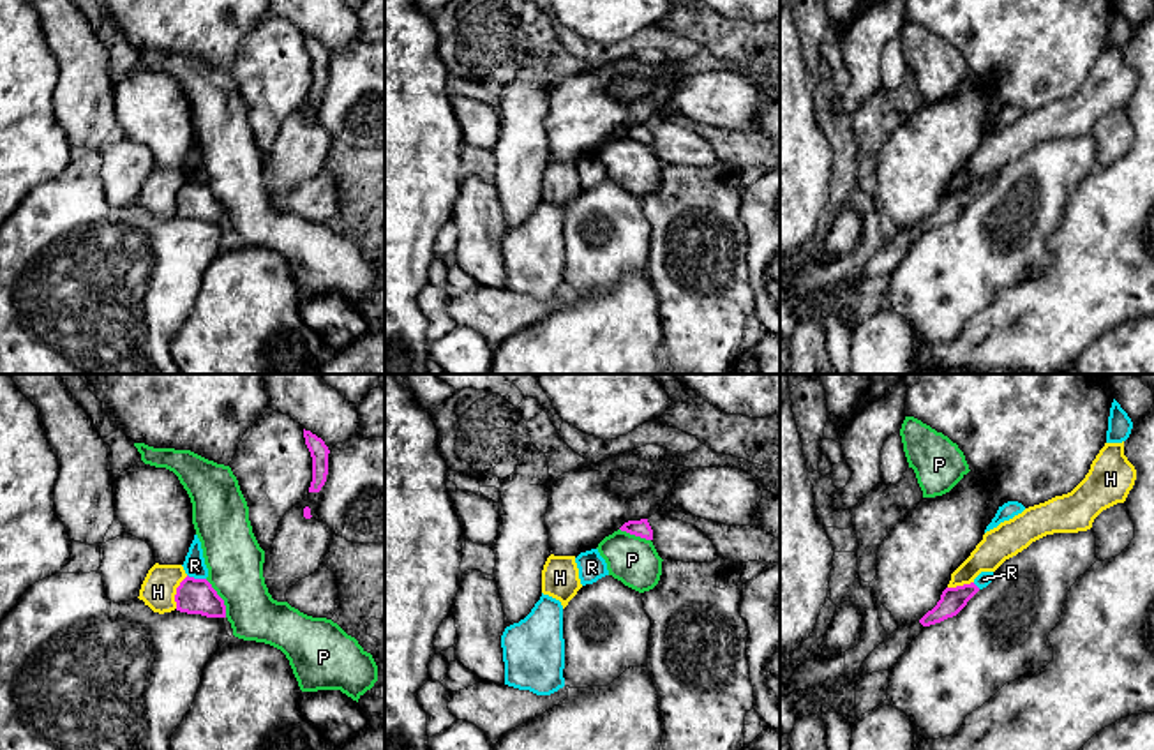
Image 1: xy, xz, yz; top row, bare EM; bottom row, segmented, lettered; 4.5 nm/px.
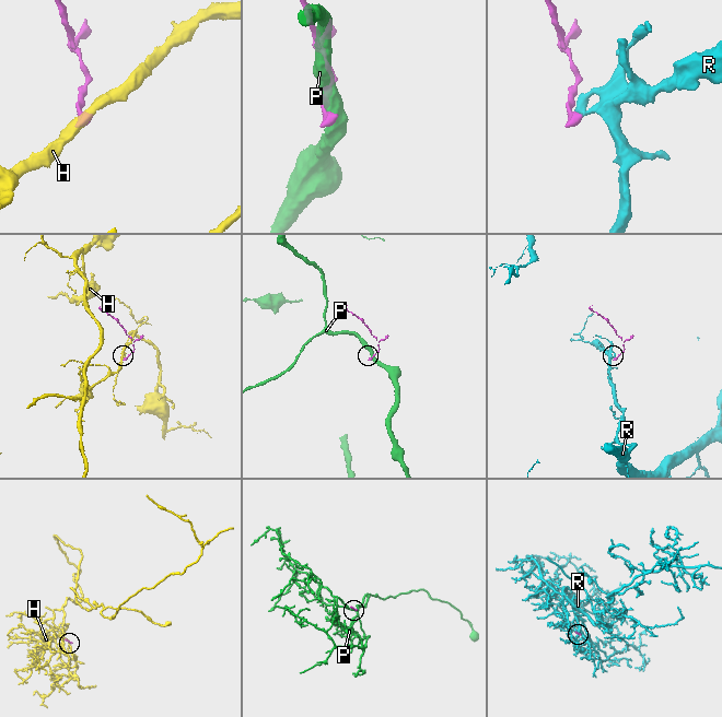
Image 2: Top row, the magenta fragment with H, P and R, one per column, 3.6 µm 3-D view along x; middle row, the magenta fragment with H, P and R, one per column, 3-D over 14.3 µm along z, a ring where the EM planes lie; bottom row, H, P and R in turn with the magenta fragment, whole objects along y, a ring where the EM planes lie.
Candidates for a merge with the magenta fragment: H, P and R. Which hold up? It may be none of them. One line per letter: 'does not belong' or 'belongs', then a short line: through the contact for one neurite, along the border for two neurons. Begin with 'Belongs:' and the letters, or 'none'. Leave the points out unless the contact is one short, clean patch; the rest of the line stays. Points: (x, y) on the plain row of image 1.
Belongs: R
H: does not belong; line xy (187, 180), (177, 193), (175, 212)
P: does not belong; line xy (205, 184), (223, 205), (226, 221)
R: belongs; line xy (193, 200), (196, 184), (194, 170)

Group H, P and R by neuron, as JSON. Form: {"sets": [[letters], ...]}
{"sets": [["H"], ["P"], ["R"]]}

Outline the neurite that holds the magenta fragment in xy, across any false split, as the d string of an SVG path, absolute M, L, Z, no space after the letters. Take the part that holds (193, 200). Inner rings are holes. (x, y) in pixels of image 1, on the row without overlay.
M194 139L182 171L187 182L176 192L176 215L187 219L201 219L206 222L226 222L224 205L206 185L208 173L205 169L203 154L198 139Z

